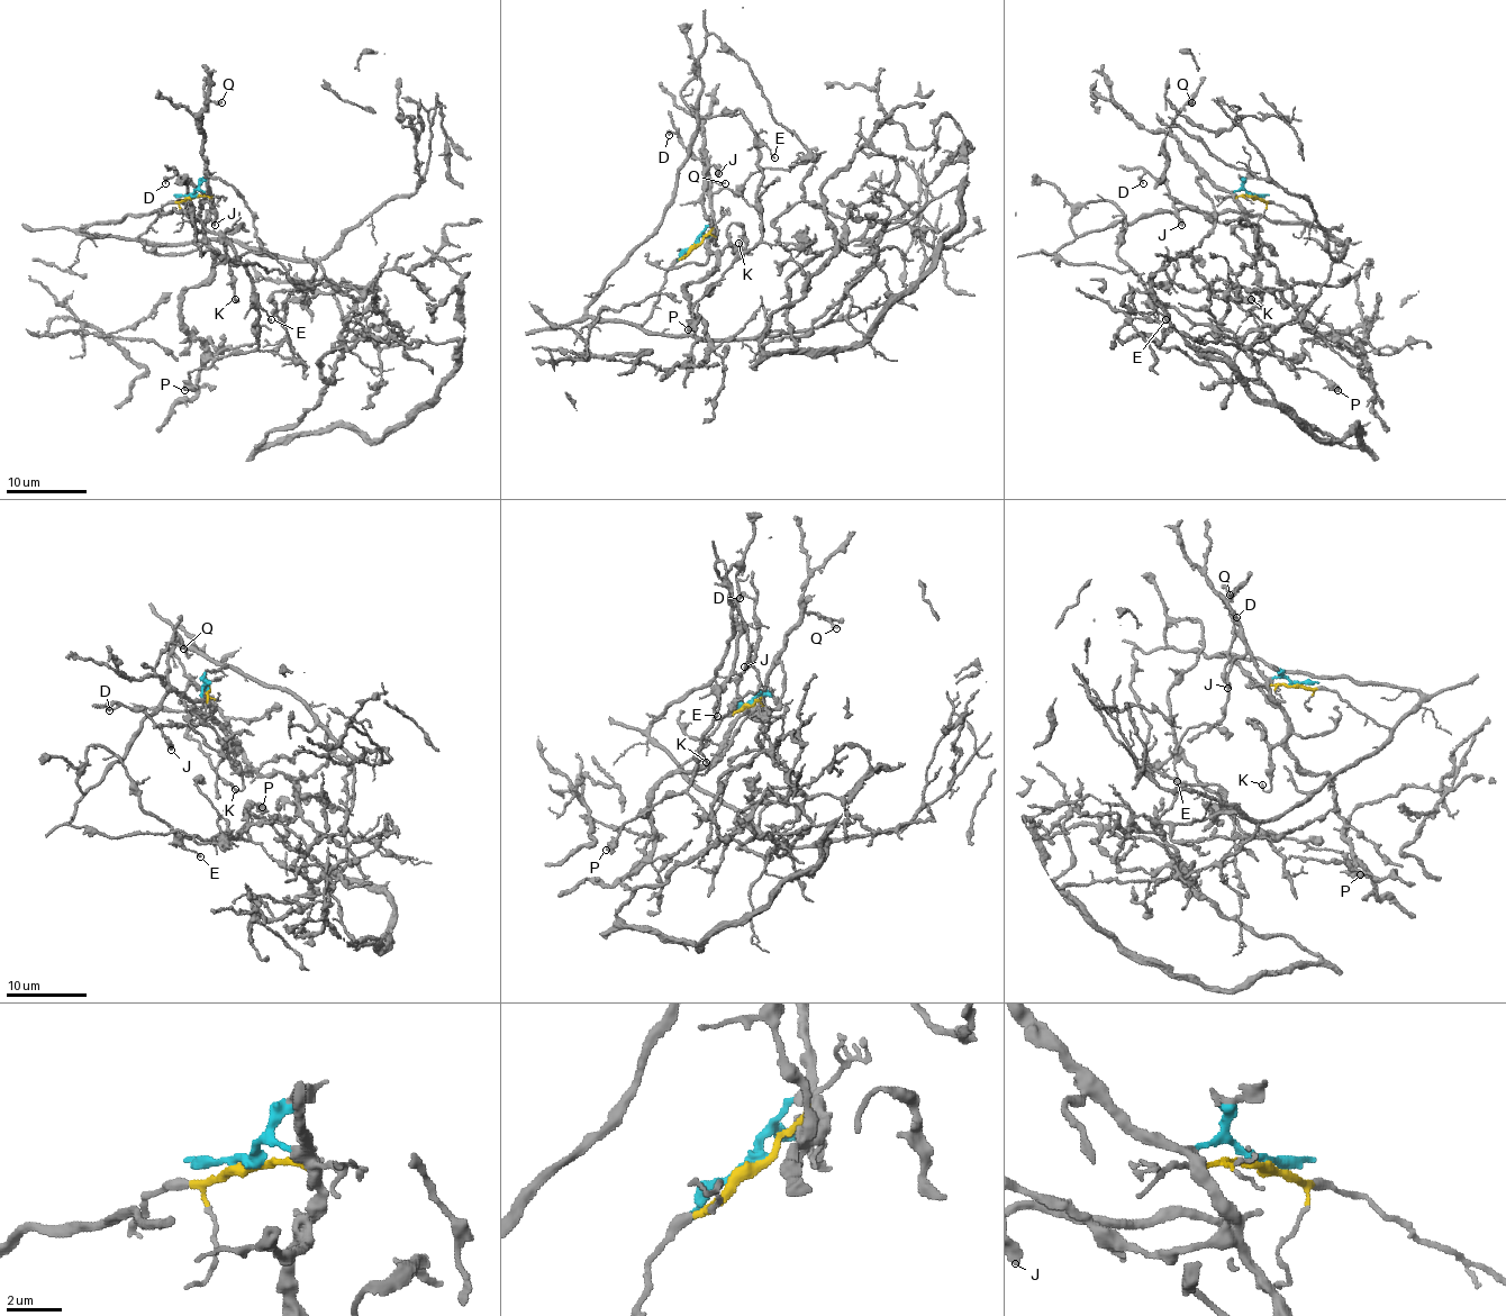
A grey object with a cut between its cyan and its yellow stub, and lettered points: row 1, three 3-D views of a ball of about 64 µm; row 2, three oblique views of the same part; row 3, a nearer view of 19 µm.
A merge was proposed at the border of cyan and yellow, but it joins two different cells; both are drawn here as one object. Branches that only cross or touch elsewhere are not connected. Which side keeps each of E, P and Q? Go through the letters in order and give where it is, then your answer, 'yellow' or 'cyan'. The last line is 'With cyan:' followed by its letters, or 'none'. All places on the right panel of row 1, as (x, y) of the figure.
E: at (1166, 319); yellow
P: at (1337, 390); yellow
Q: at (1191, 102); cyan
With cyan: Q

